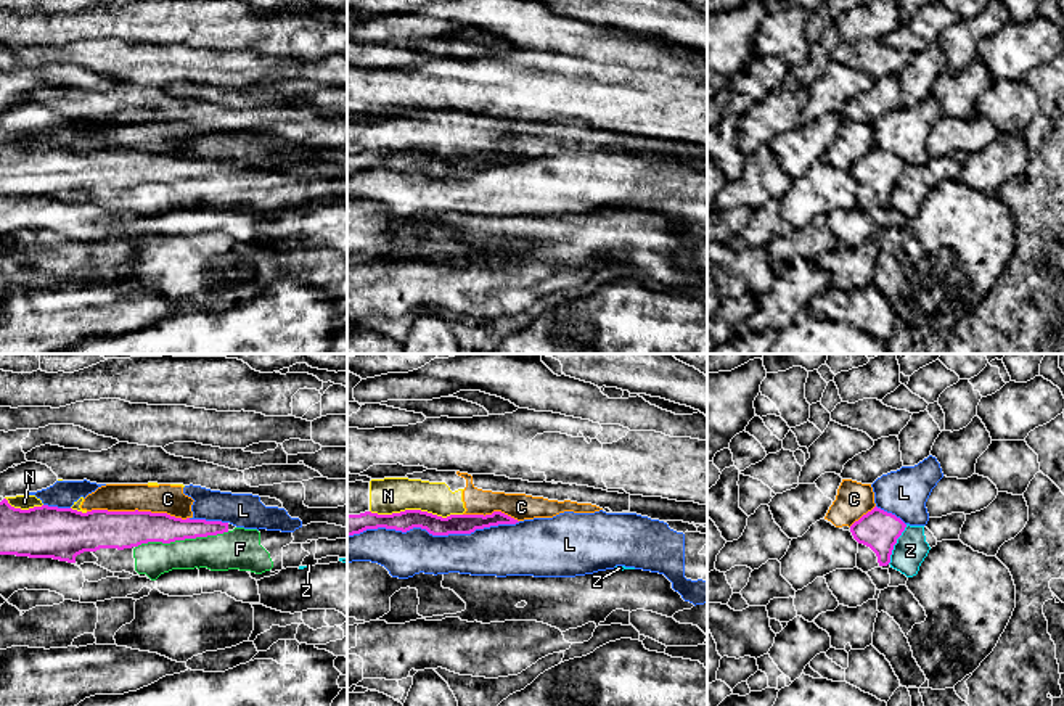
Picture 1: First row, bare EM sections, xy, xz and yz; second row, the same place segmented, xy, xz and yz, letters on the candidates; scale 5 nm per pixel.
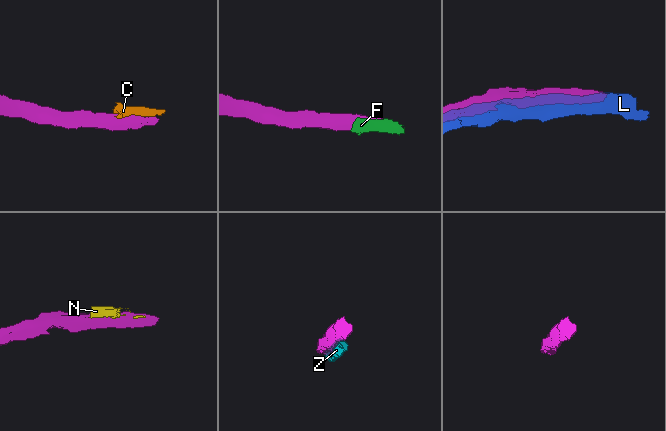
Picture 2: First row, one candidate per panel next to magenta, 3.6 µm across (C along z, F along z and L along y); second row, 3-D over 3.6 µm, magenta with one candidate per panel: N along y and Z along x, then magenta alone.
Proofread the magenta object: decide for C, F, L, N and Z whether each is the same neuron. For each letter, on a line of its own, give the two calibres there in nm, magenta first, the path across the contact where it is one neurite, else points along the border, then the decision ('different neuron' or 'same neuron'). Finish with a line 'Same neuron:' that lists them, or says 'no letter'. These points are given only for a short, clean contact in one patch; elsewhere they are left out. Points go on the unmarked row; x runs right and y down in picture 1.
C: calibres 200 and 140 nm; different neuron
F: calibres 180 and 190 nm; way xy (134, 168), (159, 179), (182, 179), (230, 190); same neuron
L: calibres 100 and 220 nm; different neuron
N: calibres 100 and 180 nm; different neuron
Z: calibres 200 and 160 nm; different neuron
Same neuron: F

